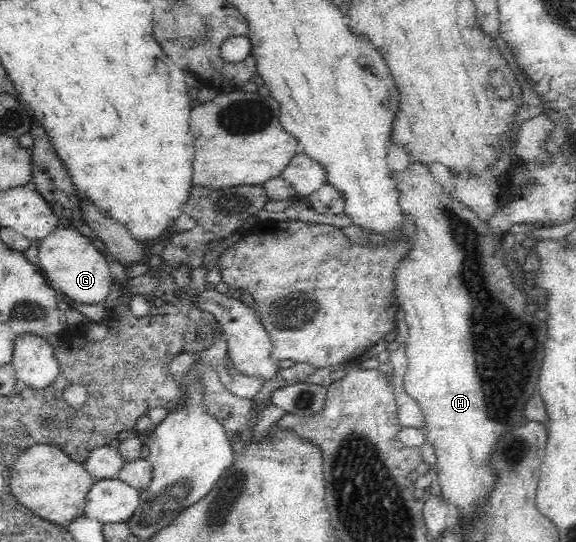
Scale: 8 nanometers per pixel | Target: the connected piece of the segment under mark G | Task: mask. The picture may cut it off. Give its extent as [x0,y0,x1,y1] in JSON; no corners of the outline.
[39,224,114,305]

